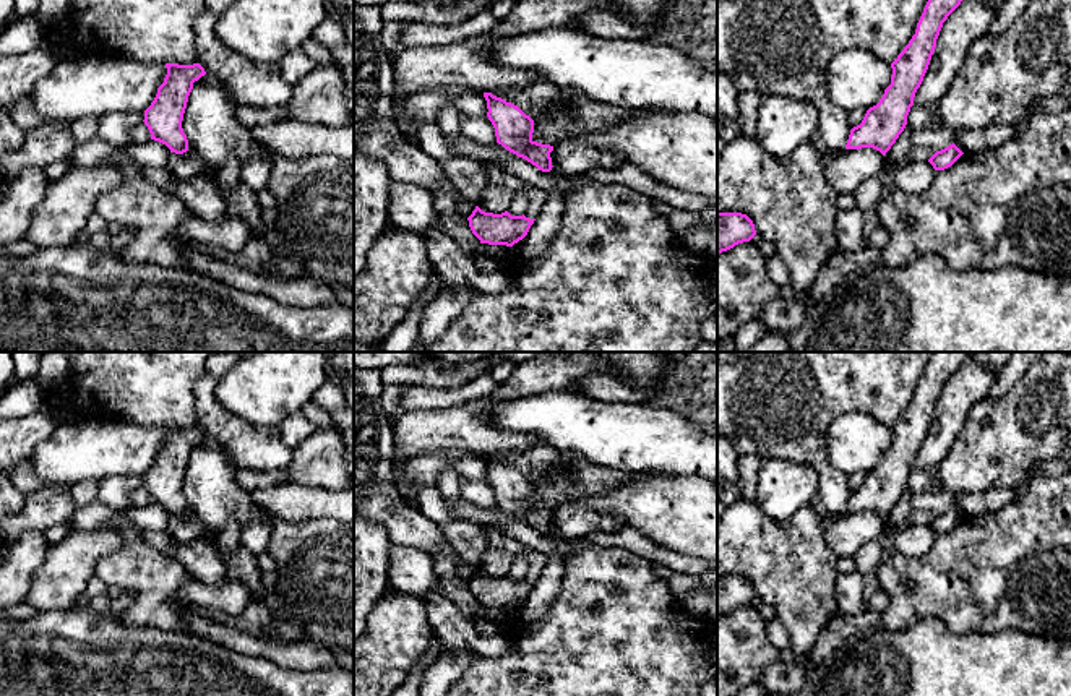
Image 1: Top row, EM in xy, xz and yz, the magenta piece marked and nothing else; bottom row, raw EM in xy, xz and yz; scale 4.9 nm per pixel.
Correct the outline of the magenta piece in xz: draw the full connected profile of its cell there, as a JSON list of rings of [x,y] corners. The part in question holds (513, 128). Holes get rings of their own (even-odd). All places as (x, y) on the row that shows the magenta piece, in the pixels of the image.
[[[484,92],[484,97],[488,109],[487,117],[495,128],[497,143],[539,170],[550,172],[553,167],[550,157],[553,146],[532,140],[534,120],[518,105],[492,92]]]

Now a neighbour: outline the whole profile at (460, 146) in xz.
[[[445,136],[453,157],[467,157],[479,162],[488,162],[500,167],[505,174],[514,175],[524,183],[537,187],[544,191],[558,191],[566,198],[573,191],[573,177],[563,175],[555,178],[552,172],[542,172],[531,162],[505,149],[501,144],[482,146],[466,138]]]

